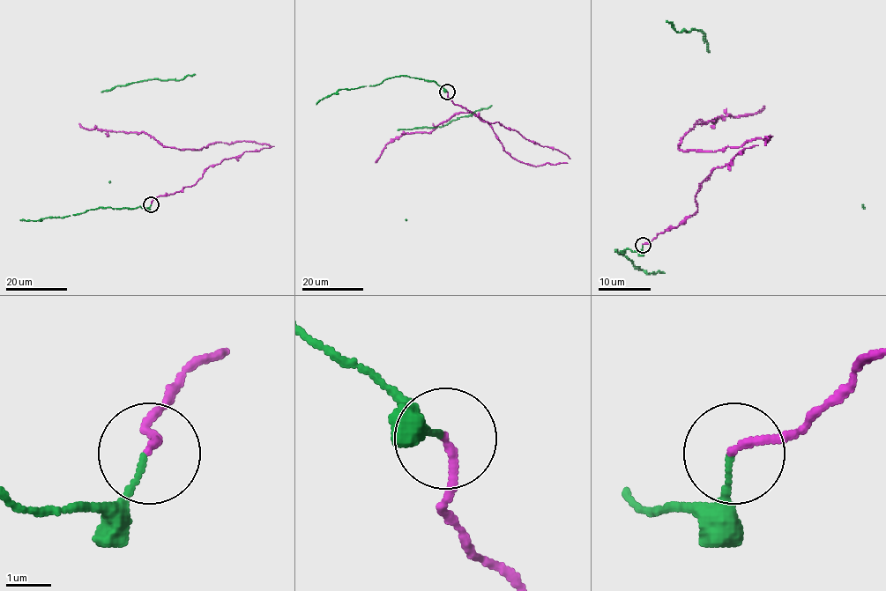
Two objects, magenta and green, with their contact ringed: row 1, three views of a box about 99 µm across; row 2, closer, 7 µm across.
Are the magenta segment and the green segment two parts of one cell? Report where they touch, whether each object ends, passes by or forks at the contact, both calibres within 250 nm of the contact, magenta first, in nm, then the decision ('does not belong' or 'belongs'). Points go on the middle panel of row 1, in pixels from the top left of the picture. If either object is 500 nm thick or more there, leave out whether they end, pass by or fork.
place (447, 92); magenta ends; green ends; calibres 170 and 110 nm; belongs

